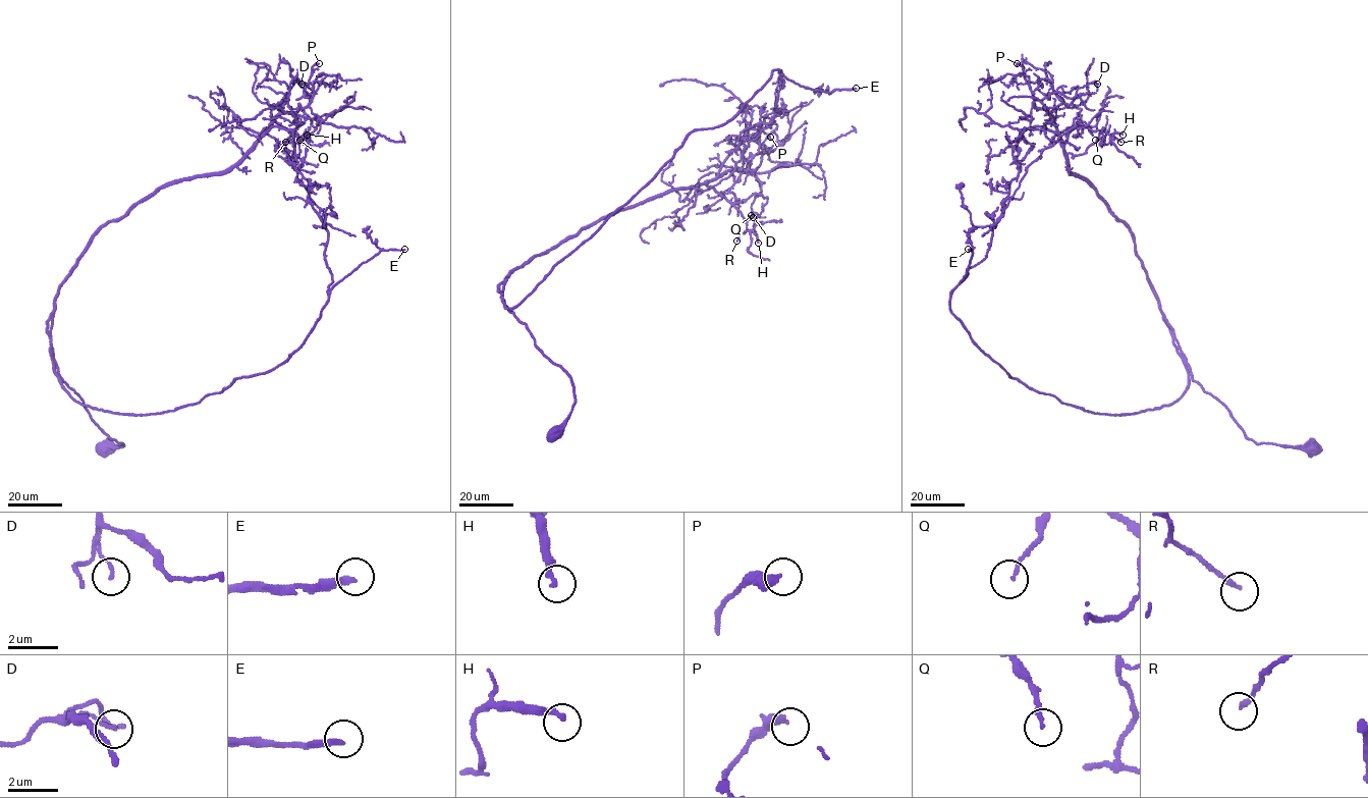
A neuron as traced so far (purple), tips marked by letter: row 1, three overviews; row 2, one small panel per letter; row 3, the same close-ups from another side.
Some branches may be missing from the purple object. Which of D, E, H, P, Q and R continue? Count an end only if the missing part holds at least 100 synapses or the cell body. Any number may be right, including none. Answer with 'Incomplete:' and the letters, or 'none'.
Incomplete: E

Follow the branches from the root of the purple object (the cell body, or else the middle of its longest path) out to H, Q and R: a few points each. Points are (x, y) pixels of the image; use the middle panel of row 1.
H: (555, 434), (575, 402), (572, 382), (504, 305), (516, 267), (611, 213), (701, 183), (742, 213), (758, 243)
Q: (555, 434), (575, 402), (572, 382), (505, 306), (509, 275), (591, 224), (674, 190), (705, 183), (751, 215)
R: (555, 434), (572, 382), (505, 306), (509, 275), (611, 213), (701, 183), (742, 213), (736, 241)

